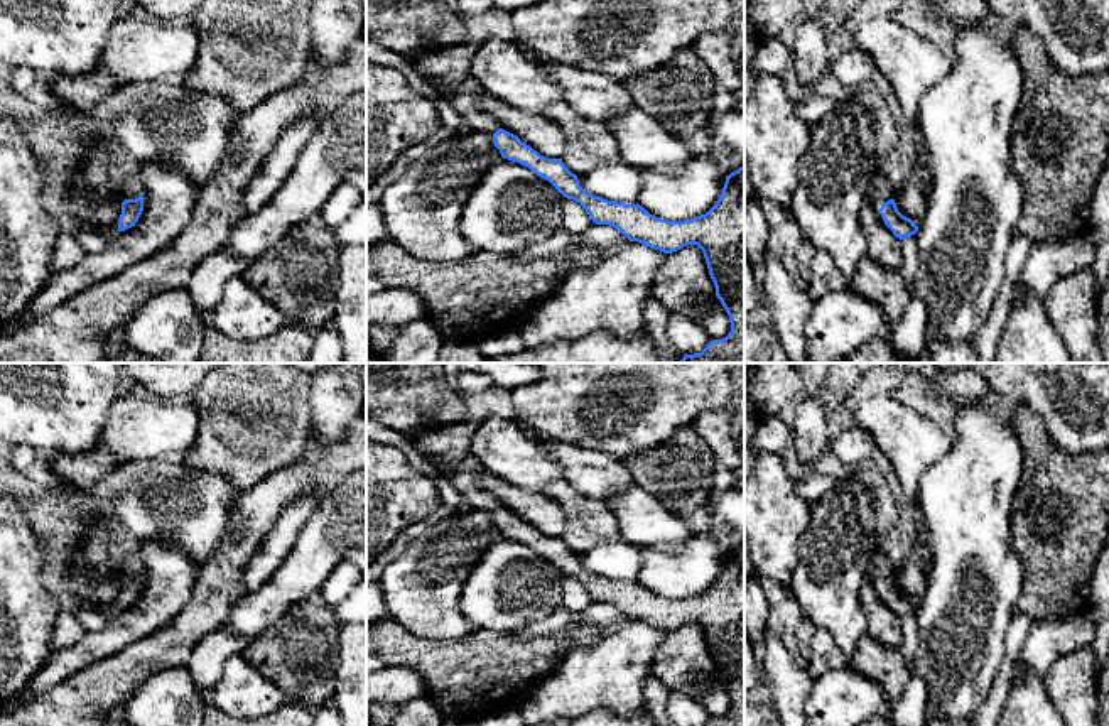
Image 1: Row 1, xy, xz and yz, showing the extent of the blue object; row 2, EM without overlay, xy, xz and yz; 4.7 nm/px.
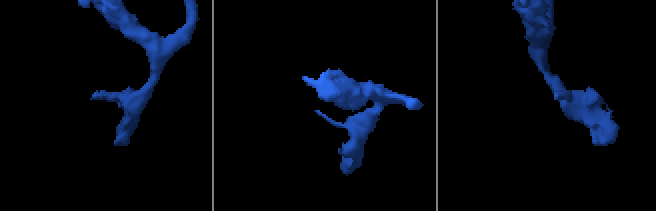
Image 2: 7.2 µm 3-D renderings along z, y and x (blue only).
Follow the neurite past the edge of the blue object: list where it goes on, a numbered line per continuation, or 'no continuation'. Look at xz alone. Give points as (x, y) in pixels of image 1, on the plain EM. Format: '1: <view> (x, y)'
1: xz (465, 473)

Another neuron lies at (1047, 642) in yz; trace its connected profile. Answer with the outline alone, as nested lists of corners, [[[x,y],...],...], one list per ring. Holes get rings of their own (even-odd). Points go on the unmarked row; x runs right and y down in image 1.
[[[1077,613],[1058,620],[1033,621],[1013,672],[1014,679],[1035,674],[1045,680],[1052,665],[1095,638],[1092,613]]]

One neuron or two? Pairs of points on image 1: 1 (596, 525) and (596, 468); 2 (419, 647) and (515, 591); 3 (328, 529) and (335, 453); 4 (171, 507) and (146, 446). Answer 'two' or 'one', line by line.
1: two
2: two
3: two
4: one

